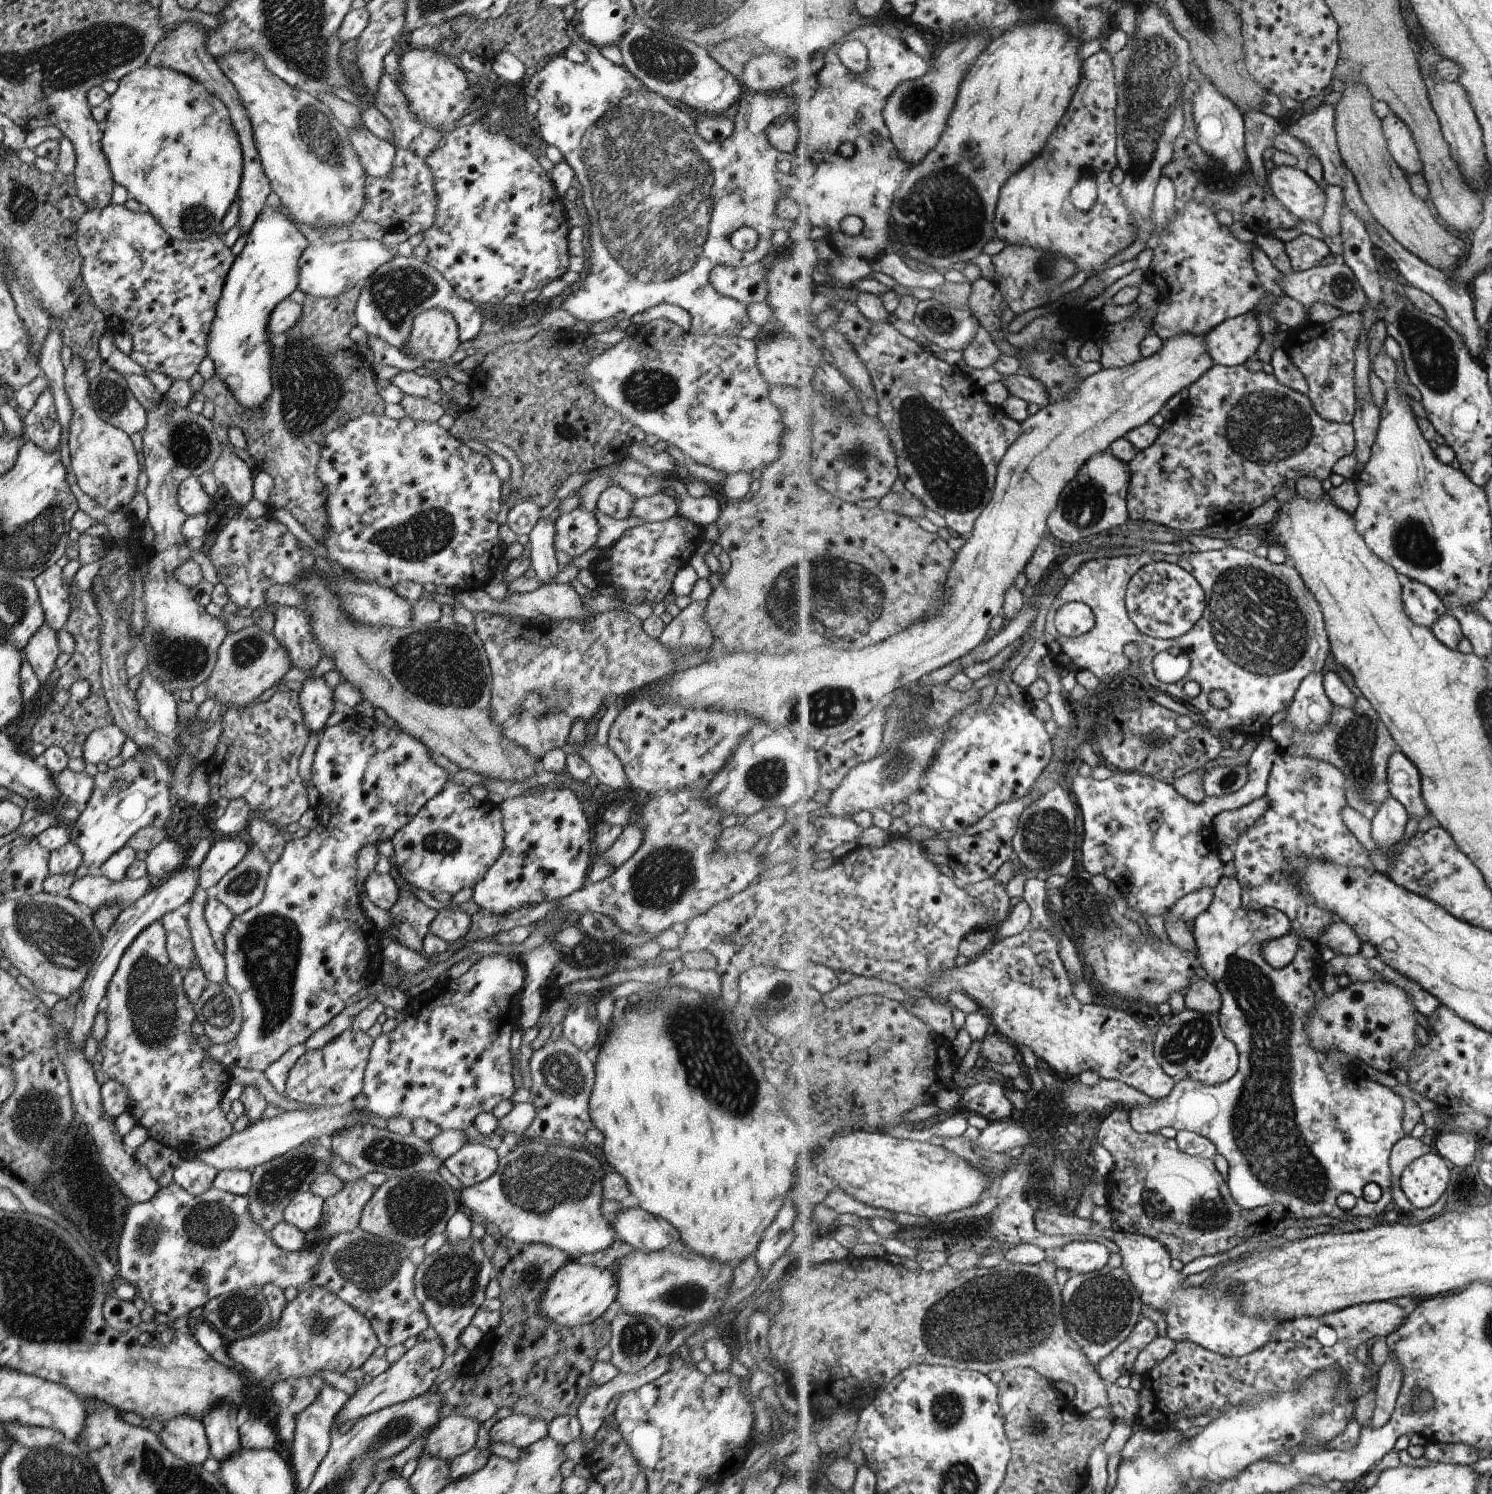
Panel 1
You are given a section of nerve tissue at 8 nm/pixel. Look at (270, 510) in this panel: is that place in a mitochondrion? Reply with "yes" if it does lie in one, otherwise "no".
no

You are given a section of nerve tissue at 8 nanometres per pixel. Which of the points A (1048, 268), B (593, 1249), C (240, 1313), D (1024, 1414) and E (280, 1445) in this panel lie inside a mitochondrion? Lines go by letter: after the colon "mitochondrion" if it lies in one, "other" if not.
A: mitochondrion
B: other
C: mitochondrion
D: mitochondrion
E: other

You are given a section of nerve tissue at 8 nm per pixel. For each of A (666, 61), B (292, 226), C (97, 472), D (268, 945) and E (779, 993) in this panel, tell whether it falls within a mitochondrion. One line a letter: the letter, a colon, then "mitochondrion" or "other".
A: mitochondrion
B: other
C: other
D: mitochondrion
E: mitochondrion

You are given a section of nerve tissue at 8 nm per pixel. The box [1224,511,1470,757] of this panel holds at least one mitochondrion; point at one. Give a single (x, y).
(1414, 542)

